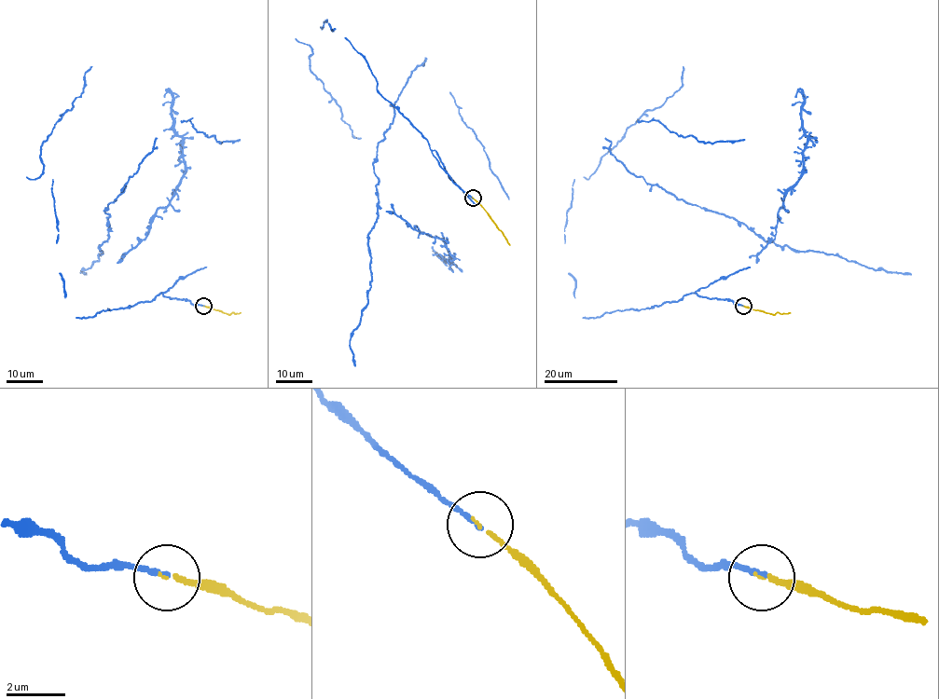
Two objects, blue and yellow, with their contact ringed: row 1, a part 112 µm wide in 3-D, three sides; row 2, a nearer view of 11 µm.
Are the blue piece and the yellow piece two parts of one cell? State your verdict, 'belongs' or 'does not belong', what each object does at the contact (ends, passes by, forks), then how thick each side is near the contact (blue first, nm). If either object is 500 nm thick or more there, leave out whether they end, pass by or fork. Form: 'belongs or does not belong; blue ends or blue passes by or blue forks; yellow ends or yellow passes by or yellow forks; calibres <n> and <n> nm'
belongs; blue ends; yellow ends; calibres 160 and 130 nm

